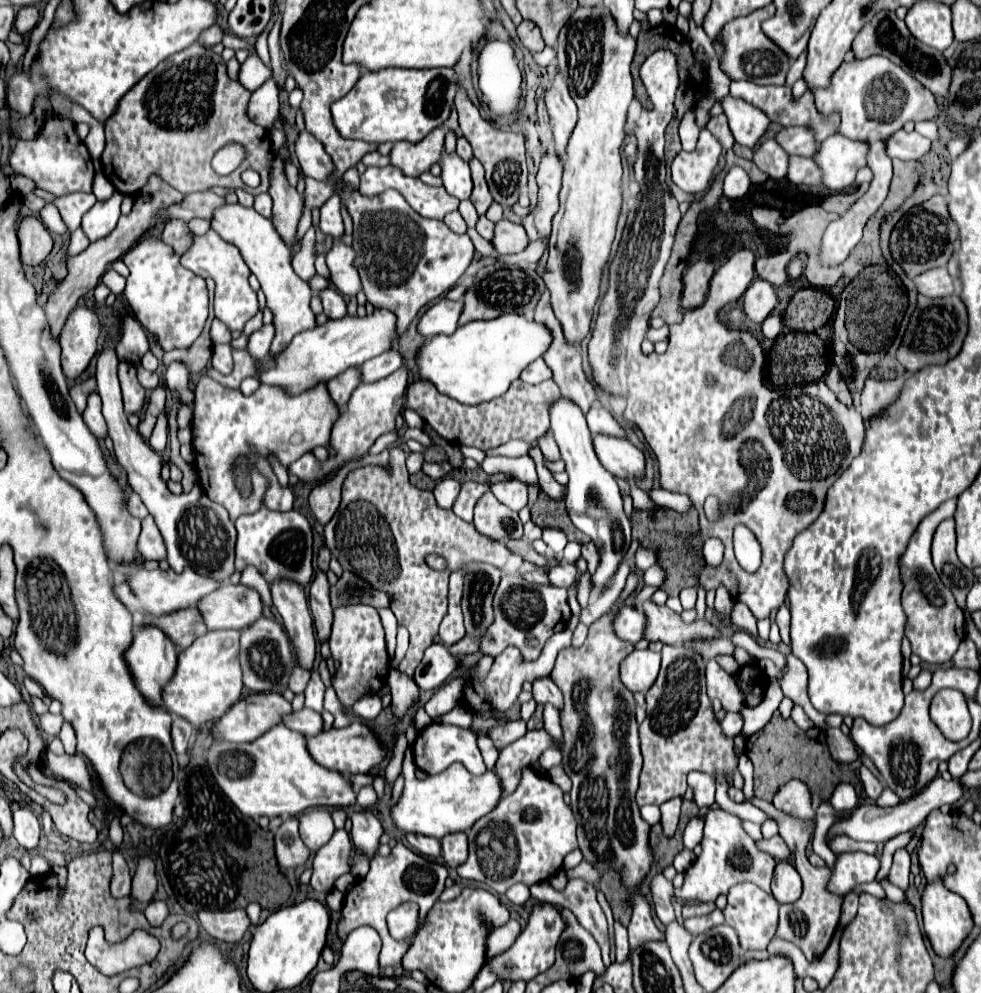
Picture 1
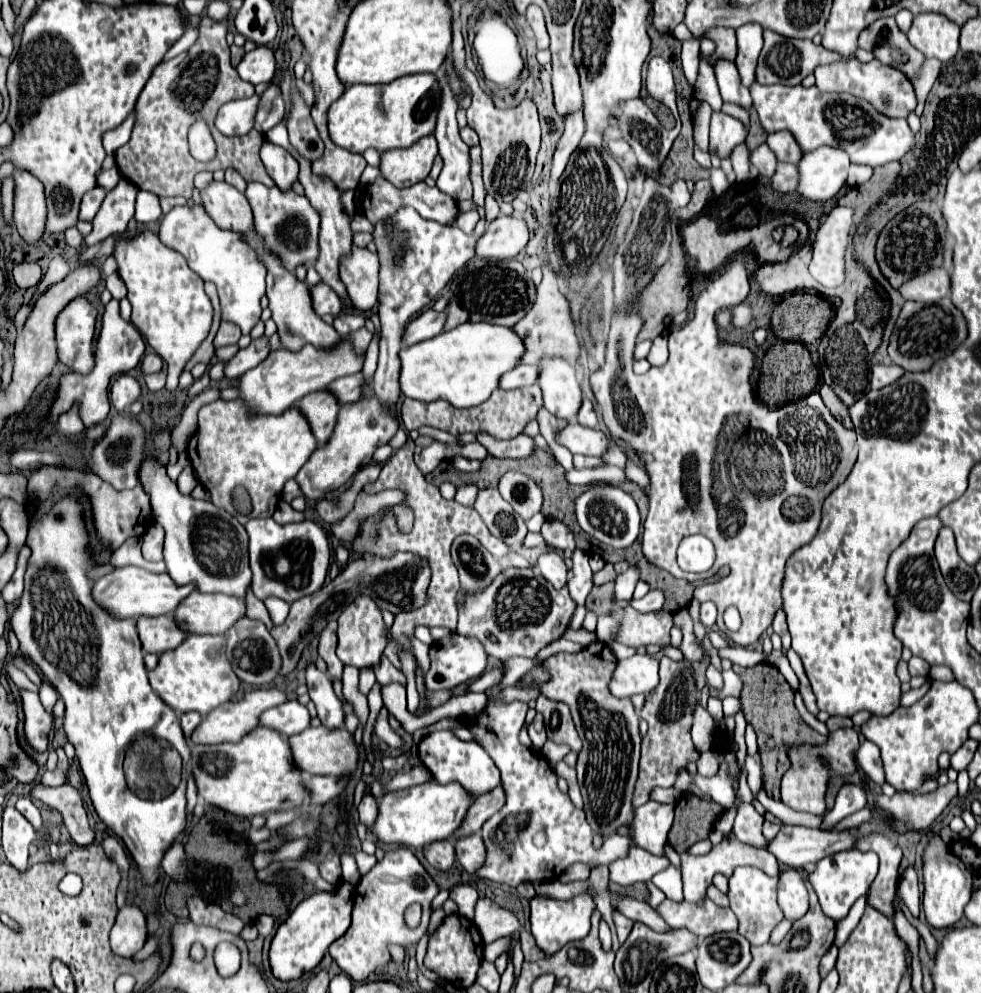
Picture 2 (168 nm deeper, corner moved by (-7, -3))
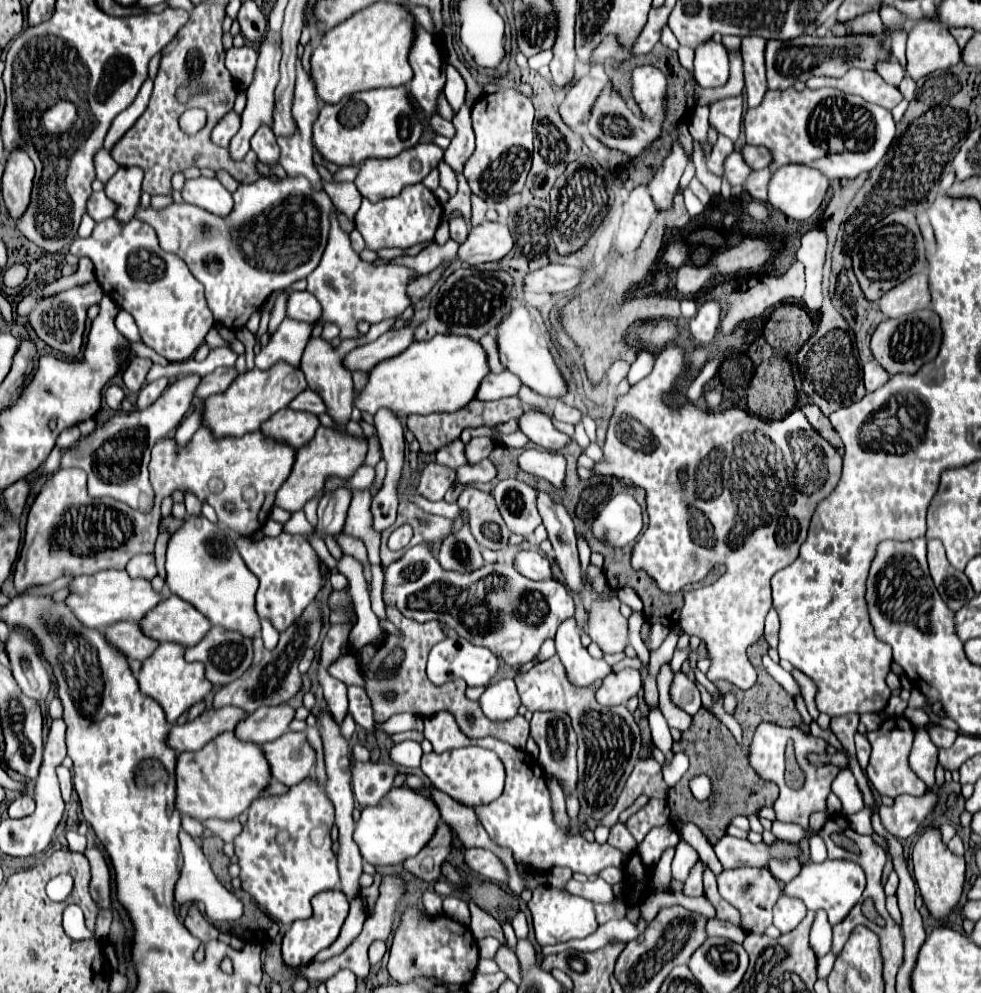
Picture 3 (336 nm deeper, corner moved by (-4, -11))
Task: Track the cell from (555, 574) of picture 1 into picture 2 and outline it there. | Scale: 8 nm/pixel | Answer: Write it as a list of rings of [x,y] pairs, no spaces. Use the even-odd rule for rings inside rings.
[[[544,553],[544,555],[540,555],[538,557],[538,561],[536,561],[536,567],[538,567],[538,571],[542,573],[542,577],[546,579],[546,581],[550,581],[556,589],[560,589],[560,587],[564,587],[564,583],[566,583],[566,579],[568,579],[568,569],[566,569],[566,565],[564,565],[564,559],[558,555],[558,553]]]

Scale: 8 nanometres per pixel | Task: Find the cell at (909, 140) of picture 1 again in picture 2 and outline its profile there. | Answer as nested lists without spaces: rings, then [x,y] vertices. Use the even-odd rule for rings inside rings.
[[[760,85],[750,87],[754,109],[758,111],[760,125],[766,133],[786,129],[800,143],[802,153],[814,151],[822,145],[840,147],[848,153],[854,165],[880,167],[890,161],[900,161],[914,145],[914,133],[910,131],[906,119],[888,119],[880,115],[868,101],[840,93],[828,95],[818,87],[788,87],[788,85]]]

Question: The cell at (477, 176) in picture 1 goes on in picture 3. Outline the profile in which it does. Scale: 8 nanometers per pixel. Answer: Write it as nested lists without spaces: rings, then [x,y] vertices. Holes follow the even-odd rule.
[[[463,105],[461,111],[453,117],[453,125],[457,129],[455,139],[451,139],[451,145],[445,151],[443,161],[455,171],[455,173],[463,173],[463,167],[467,163],[467,159],[473,155],[475,151],[475,137],[473,137],[473,129],[471,129],[471,111]]]

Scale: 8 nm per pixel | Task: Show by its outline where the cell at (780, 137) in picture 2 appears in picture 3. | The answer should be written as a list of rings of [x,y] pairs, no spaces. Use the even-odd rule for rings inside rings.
[[[747,145],[743,149],[743,155],[747,159],[747,163],[751,163],[753,169],[765,169],[773,163],[773,155],[767,147],[755,147],[755,145]]]

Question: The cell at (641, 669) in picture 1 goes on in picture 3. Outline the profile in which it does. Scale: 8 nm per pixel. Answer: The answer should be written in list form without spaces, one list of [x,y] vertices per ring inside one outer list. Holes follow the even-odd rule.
[[[621,669],[609,673],[597,691],[597,701],[601,705],[621,705],[635,697],[643,687],[641,673],[637,669]]]

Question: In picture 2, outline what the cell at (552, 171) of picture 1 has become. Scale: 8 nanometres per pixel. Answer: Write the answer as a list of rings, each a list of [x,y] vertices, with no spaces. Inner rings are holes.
[[[582,109],[578,113],[572,113],[566,117],[566,131],[556,147],[554,153],[554,165],[552,165],[552,179],[560,179],[566,163],[568,163],[568,155],[578,147],[580,139],[584,133],[584,119],[582,119]]]

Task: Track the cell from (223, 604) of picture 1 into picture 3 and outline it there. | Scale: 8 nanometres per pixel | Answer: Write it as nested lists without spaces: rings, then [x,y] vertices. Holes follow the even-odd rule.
[[[171,595],[165,603],[145,615],[141,627],[145,635],[157,641],[175,641],[193,647],[205,637],[205,633],[209,633],[211,623],[191,603]]]

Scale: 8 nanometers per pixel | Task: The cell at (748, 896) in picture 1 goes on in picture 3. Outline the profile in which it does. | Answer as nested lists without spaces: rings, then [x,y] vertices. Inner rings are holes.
[[[741,867],[741,869],[723,871],[717,877],[717,883],[719,883],[721,897],[727,899],[741,913],[741,929],[745,933],[763,935],[765,929],[771,925],[771,909],[777,903],[777,899],[781,897],[781,885],[773,877],[773,873],[767,867],[763,867],[763,869]]]

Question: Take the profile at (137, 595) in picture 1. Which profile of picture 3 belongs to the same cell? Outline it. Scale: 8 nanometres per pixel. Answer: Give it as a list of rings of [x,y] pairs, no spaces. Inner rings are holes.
[[[99,571],[97,575],[81,575],[75,577],[71,583],[71,595],[67,597],[67,605],[71,611],[75,611],[77,619],[85,623],[85,627],[93,629],[105,629],[119,621],[135,621],[139,623],[151,609],[155,609],[165,599],[163,593],[155,591],[151,587],[151,581],[147,579],[133,579],[127,571]]]

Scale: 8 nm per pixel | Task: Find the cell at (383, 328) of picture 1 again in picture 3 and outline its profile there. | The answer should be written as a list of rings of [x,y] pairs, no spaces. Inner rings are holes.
[[[277,361],[269,369],[261,371],[257,367],[245,371],[239,375],[227,391],[211,395],[205,399],[205,413],[203,413],[203,423],[217,435],[233,435],[241,437],[245,433],[257,431],[267,419],[271,419],[277,411],[289,407],[289,403],[307,389],[305,375],[299,367],[289,365],[287,361]]]

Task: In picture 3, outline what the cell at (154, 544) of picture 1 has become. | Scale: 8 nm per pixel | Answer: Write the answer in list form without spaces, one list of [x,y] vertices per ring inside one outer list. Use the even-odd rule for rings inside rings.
[[[139,553],[135,555],[129,563],[127,563],[127,571],[133,577],[145,577],[145,579],[153,579],[157,575],[157,567],[155,567],[155,555],[151,553]]]

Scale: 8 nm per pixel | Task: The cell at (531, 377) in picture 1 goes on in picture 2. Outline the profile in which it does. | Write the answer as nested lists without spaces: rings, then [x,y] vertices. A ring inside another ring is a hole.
[[[518,365],[508,375],[500,377],[500,389],[518,389],[526,385],[534,385],[538,379],[538,369],[534,365]]]

